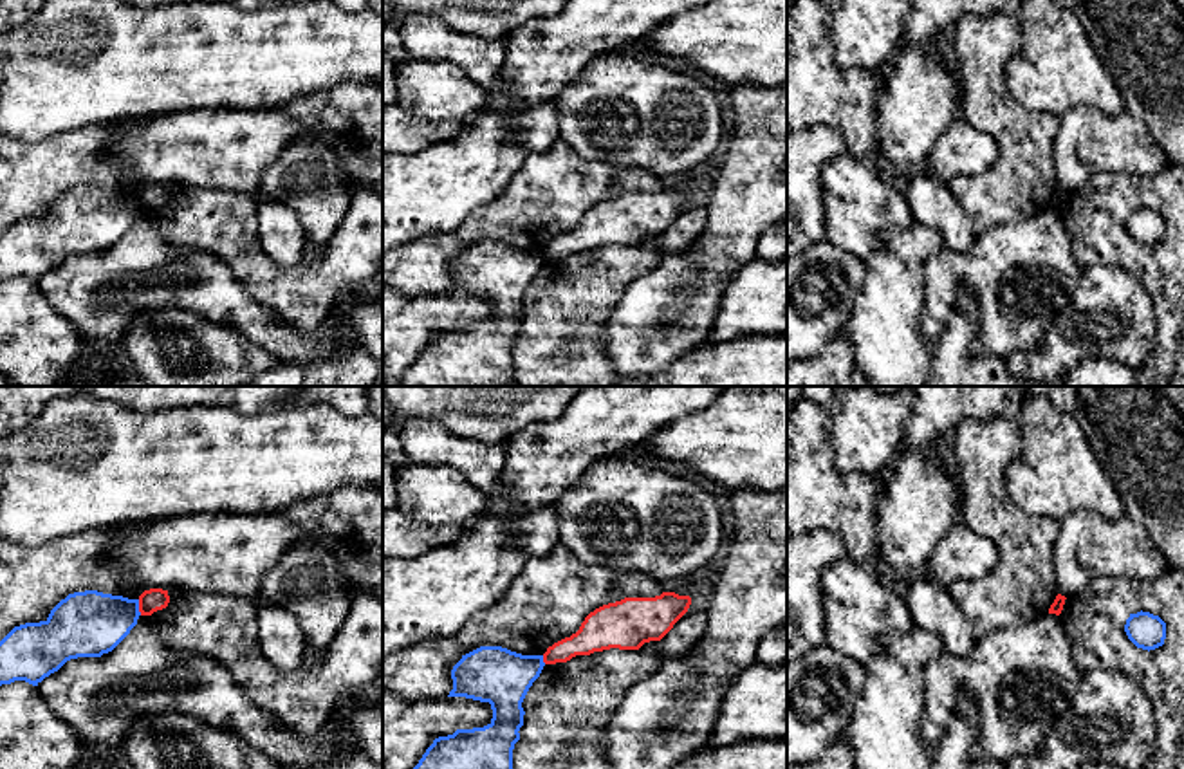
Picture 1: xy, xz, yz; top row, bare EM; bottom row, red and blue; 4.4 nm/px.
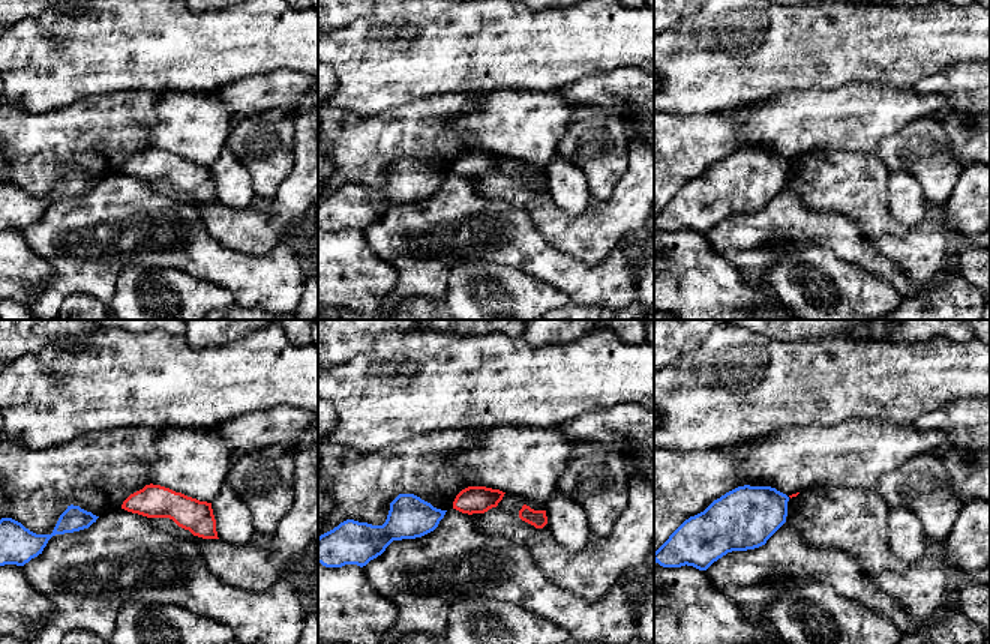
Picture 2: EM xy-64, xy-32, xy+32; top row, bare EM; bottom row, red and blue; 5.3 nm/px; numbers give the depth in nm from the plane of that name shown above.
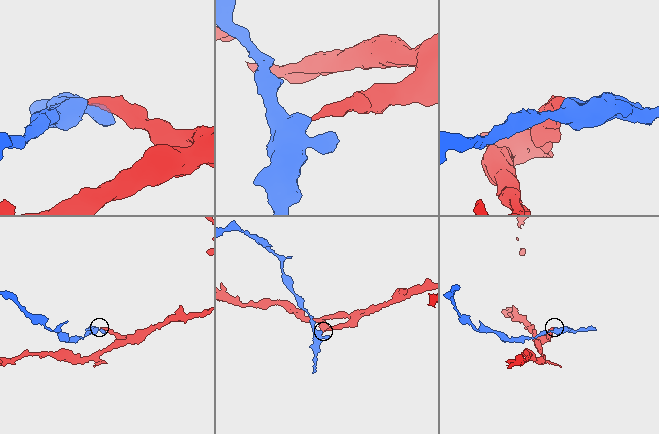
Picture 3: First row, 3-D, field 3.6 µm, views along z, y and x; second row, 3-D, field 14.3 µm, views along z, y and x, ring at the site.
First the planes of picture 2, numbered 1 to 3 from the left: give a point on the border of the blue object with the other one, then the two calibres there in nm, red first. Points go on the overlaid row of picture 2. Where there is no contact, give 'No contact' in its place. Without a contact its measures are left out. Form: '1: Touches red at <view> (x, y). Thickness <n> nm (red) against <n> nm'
1: No contact
2: No contact
3: No contact

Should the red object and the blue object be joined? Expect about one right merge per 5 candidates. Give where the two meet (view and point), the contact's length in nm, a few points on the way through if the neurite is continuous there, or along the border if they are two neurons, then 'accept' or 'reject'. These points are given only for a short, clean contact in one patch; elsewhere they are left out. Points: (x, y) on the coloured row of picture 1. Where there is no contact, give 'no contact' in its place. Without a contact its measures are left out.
xy (139, 607) | 70 nm | along xy (138, 600), (141, 614) | reject

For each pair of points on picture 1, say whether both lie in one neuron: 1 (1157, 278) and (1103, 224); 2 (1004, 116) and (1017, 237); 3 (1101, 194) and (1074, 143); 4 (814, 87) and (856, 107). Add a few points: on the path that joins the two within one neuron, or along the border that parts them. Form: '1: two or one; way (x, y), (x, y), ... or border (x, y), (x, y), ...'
1: one; way (1145, 266), (1116, 237)
2: two; border (1047, 208), (995, 224), (979, 235)
3: two; border (1109, 172), (1098, 172), (1067, 195)
4: one; way (825, 94), (845, 100)

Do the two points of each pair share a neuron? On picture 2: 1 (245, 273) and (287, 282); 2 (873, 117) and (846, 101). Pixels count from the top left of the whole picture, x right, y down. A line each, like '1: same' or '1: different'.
1: same
2: same

